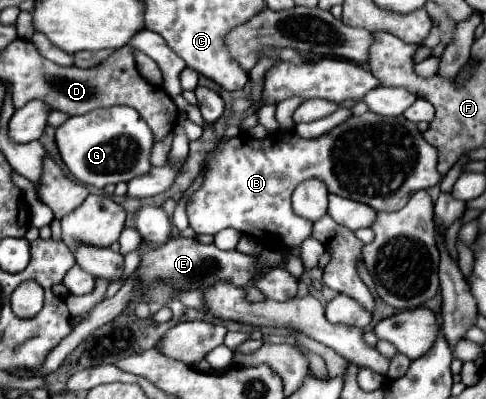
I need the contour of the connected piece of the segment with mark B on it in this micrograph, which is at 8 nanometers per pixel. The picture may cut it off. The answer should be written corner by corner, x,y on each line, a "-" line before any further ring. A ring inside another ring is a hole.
373,112
353,116
335,126
331,132
311,140
301,138
295,132
273,132
263,140
237,136
227,142
219,142
217,148
205,156
201,174
203,182
195,192
189,194
187,204
189,226
195,230
195,234
217,234
223,228
235,228
259,242
267,242
267,246
283,244
287,248
299,248
313,230
313,222
297,216
291,210
291,194
297,184
307,178
325,178
331,194
363,202
377,212
393,212
395,204
397,208
403,206
413,193
433,187
441,180
441,174
437,172
437,150
427,144
423,136
417,136
417,132
405,124
403,116
397,120
397,116
377,116

